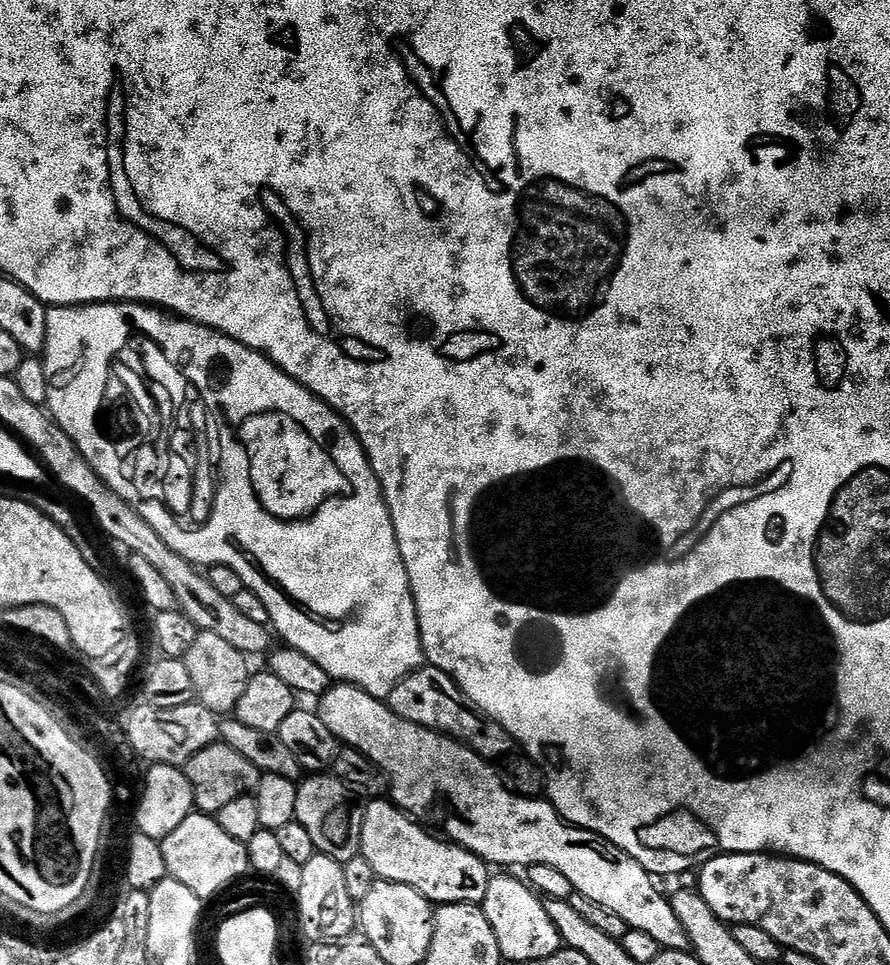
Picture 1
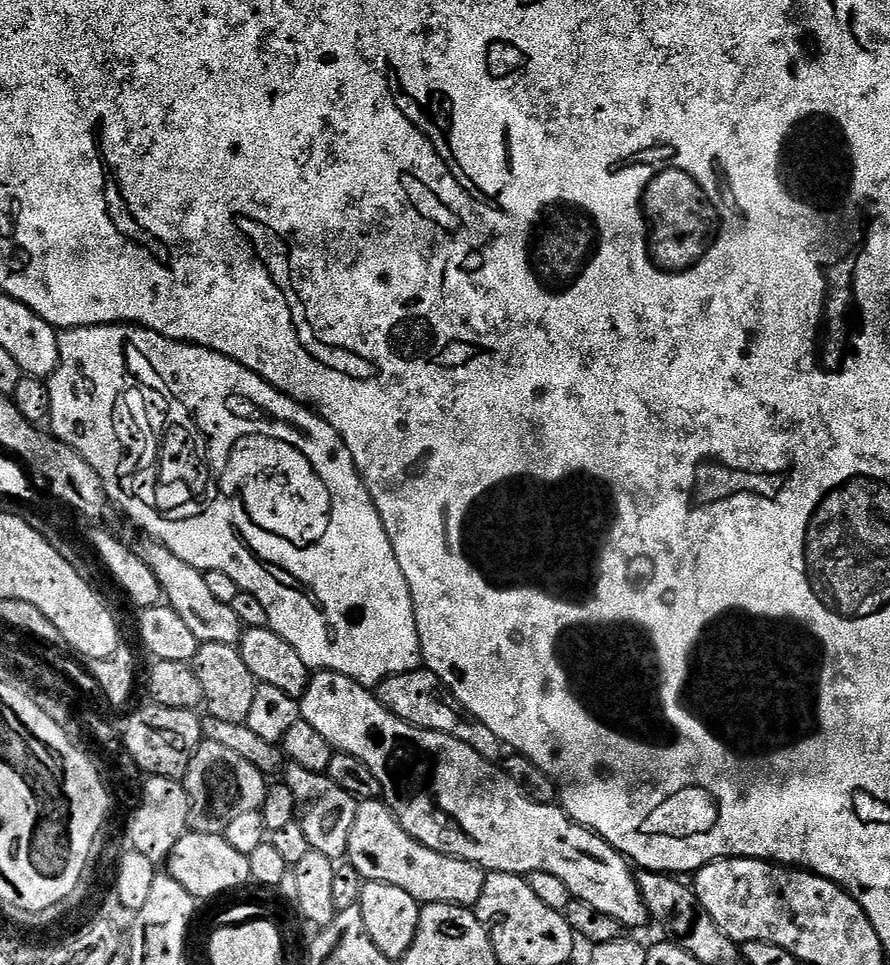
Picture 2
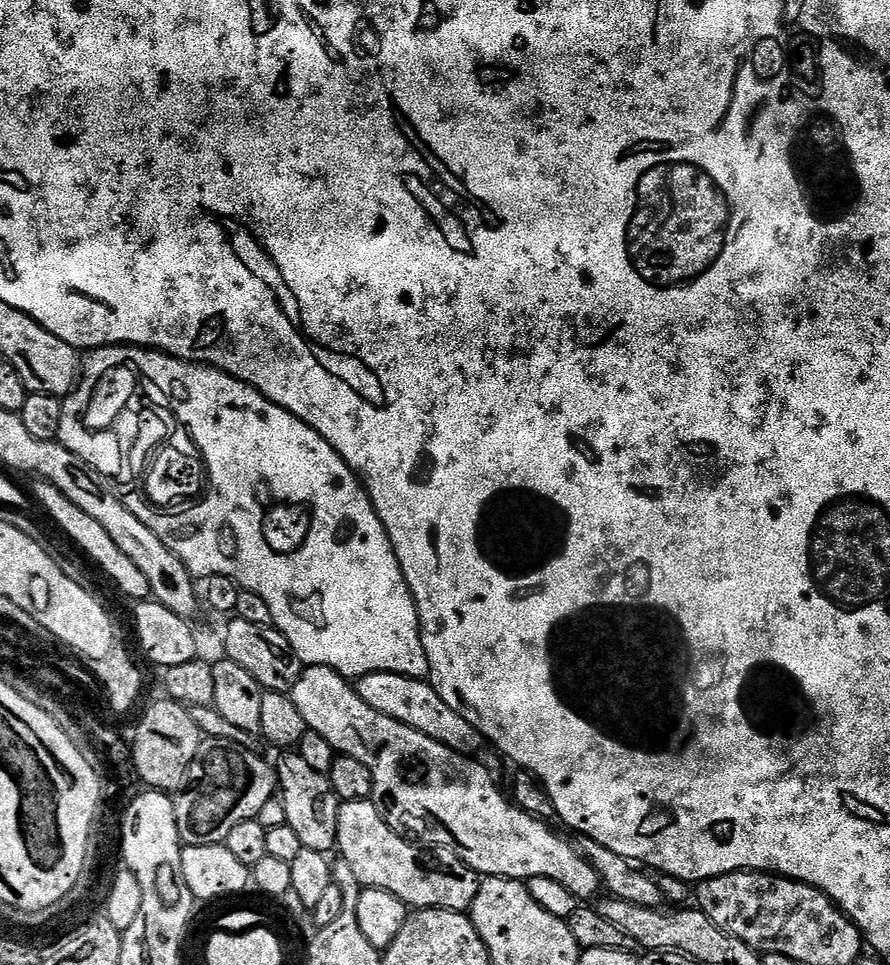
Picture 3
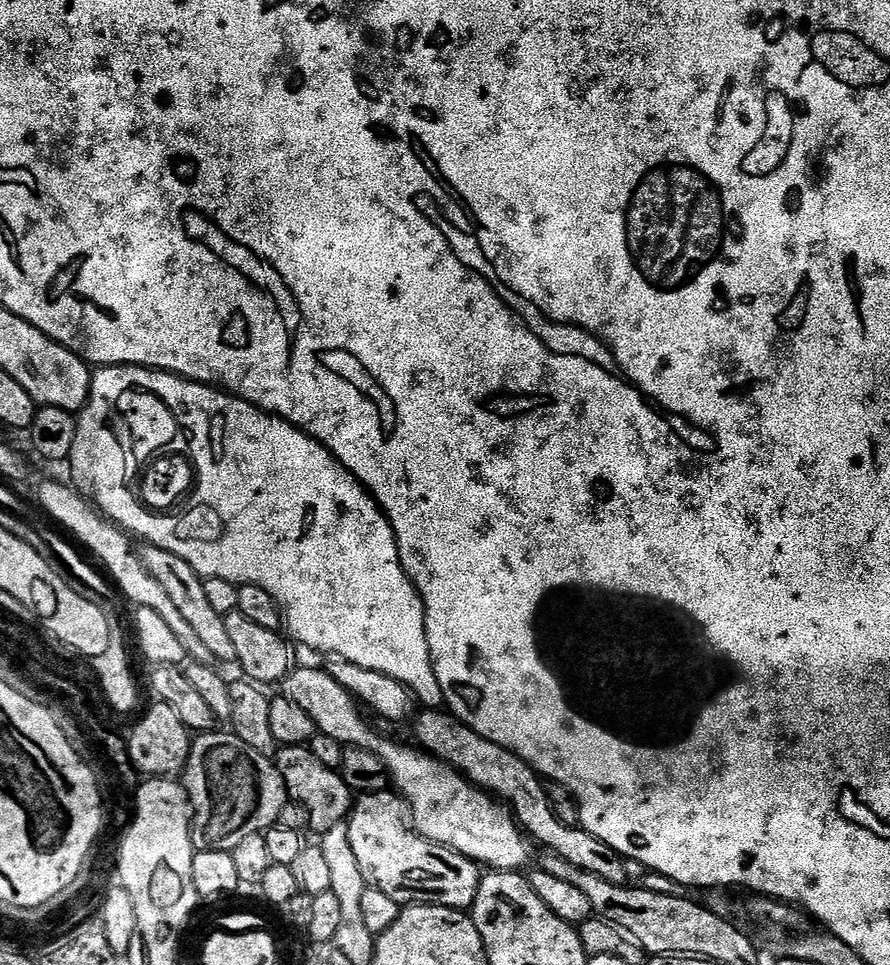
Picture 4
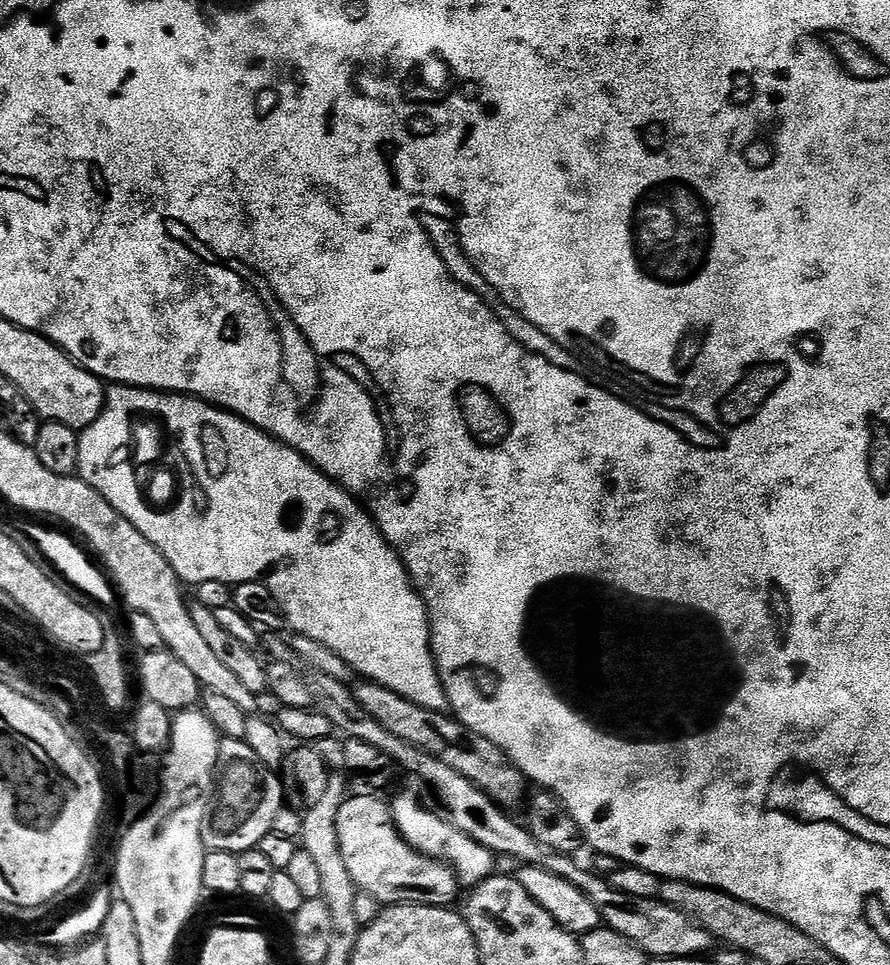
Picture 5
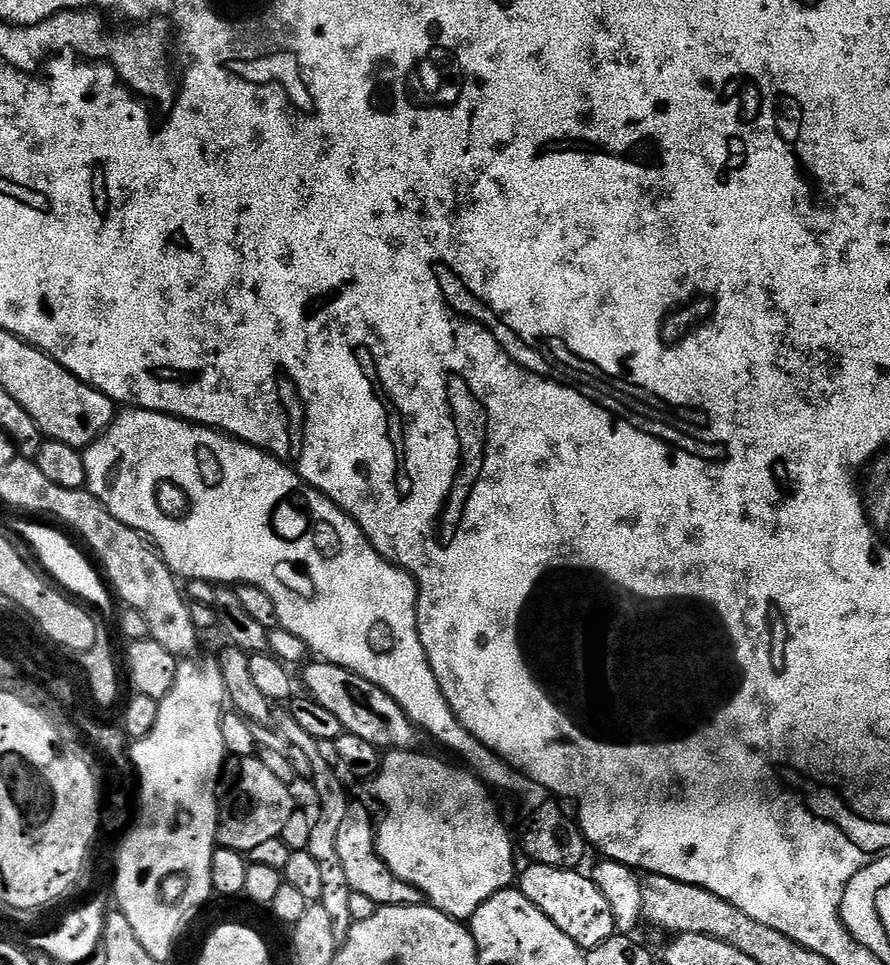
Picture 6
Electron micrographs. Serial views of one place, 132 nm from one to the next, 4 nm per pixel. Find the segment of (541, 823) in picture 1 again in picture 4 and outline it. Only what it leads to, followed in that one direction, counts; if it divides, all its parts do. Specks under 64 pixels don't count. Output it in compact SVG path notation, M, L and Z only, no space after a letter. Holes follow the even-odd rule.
M293 667L282 681L282 692L288 699L298 702L306 714L310 714L323 735L348 748L365 748L384 763L395 791L403 797L407 807L408 804L412 807L411 823L424 839L444 848L453 848L488 870L514 872L523 869L523 864L528 860L529 841L515 819L489 793L465 780L444 761L415 747L407 748L404 744L383 740L360 717L361 709L357 701L342 686L338 686L338 682L334 682L332 675L323 667Z

